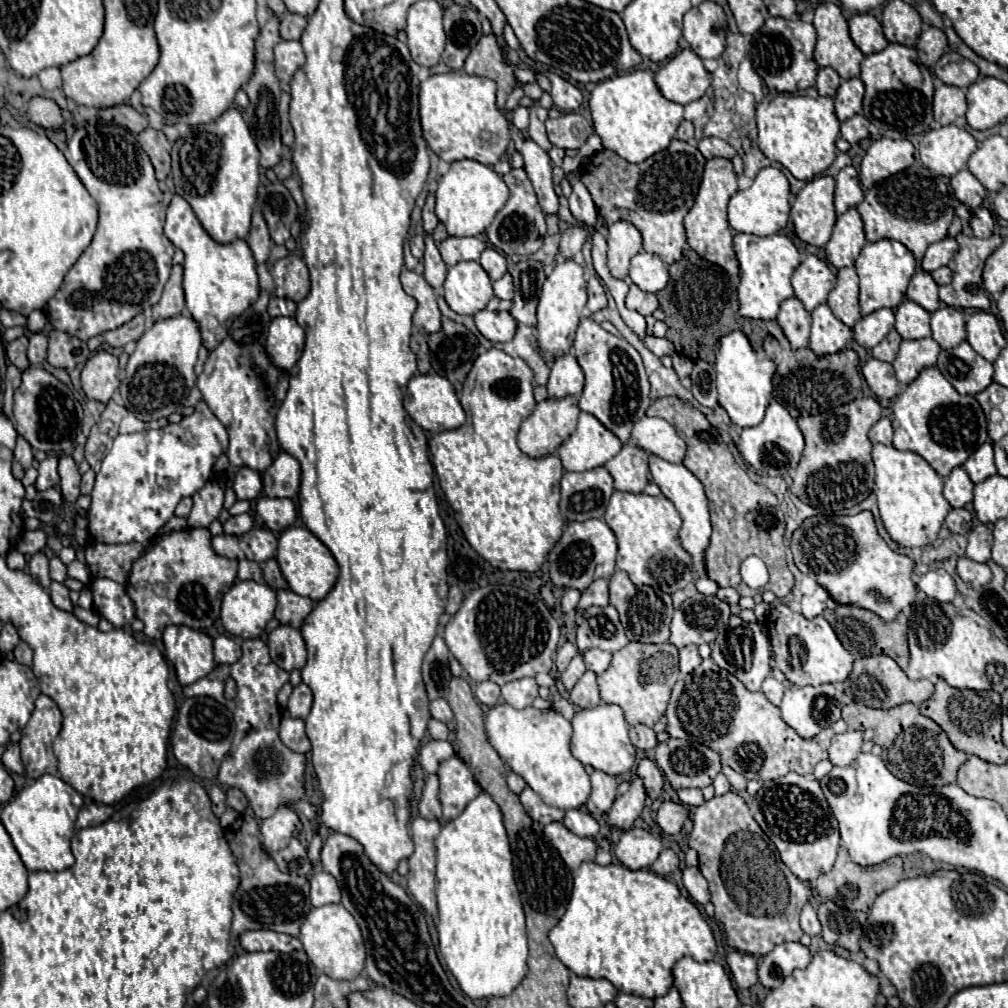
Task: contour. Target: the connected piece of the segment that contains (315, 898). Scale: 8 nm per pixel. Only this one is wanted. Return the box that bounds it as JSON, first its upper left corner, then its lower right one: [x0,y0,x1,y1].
[310,872,340,906]

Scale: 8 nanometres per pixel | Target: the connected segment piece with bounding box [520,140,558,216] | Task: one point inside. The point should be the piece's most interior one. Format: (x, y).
(537, 164)

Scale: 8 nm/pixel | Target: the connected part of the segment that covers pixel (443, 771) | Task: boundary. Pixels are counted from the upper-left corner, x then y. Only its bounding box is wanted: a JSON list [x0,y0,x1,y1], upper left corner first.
[438,756,482,822]

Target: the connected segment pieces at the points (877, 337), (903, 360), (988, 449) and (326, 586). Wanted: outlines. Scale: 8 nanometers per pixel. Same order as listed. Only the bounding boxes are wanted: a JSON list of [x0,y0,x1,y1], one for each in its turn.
[[854,308,894,348],[892,338,940,388],[962,442,996,484],[276,526,338,602]]

